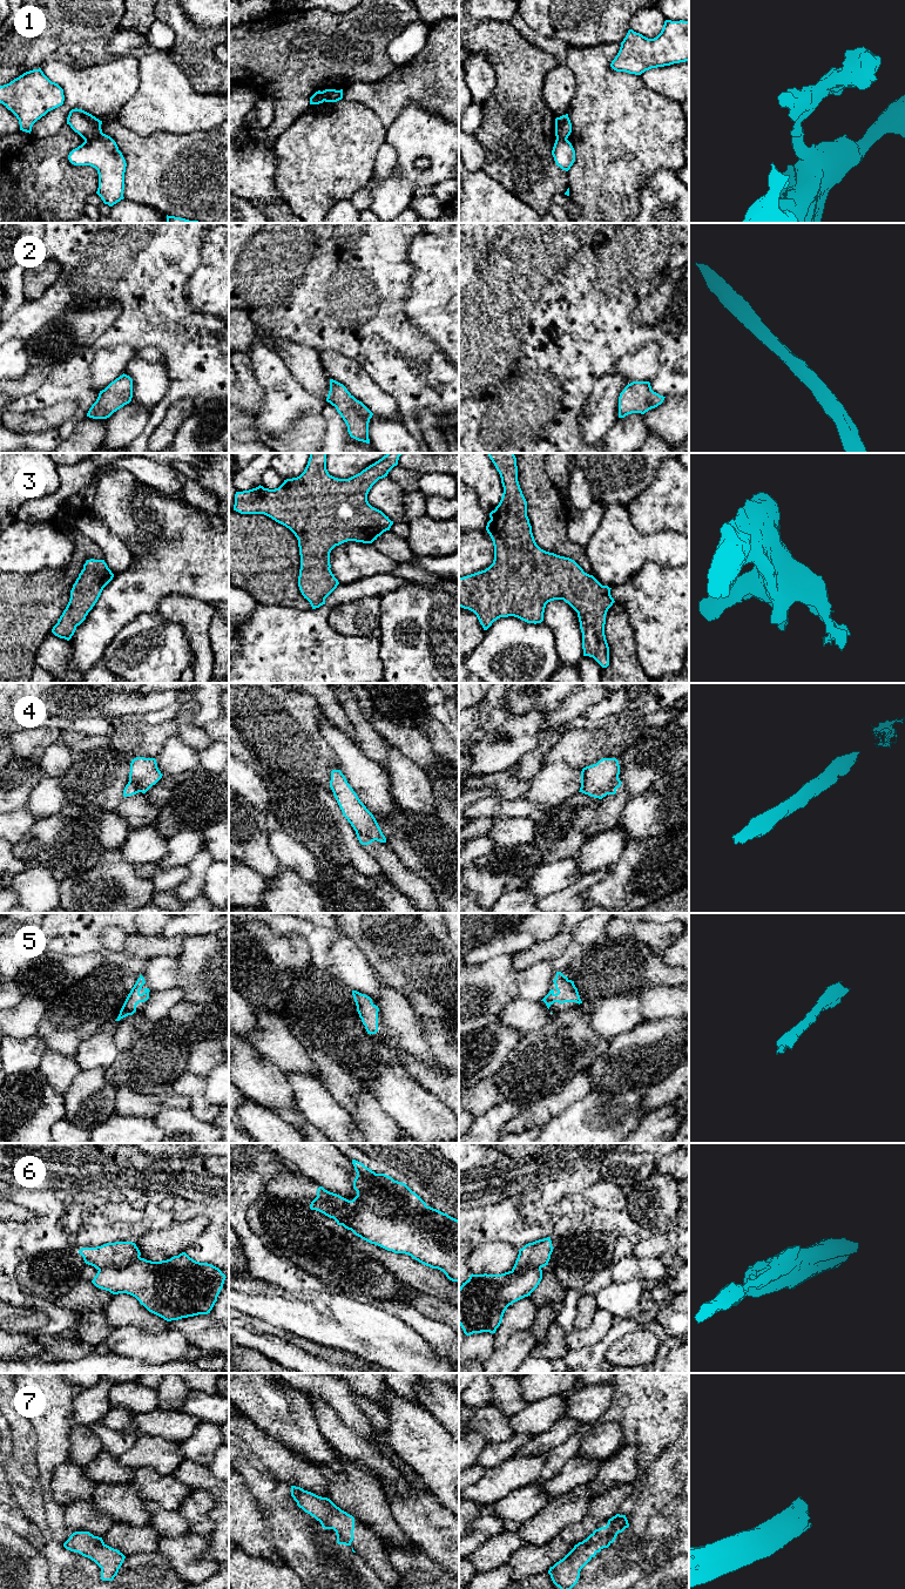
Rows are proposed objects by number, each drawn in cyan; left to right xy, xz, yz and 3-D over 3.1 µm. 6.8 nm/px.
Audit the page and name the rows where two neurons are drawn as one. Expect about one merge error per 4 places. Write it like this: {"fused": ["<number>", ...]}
{"fused": ["1", "6"]}

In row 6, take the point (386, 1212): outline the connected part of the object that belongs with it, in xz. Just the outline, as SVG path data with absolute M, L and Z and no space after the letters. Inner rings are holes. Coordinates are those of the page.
M352 1159L352 1164L357 1172L353 1181L357 1196L351 1201L353 1211L350 1216L336 1211L333 1217L342 1221L349 1230L362 1239L394 1253L408 1255L426 1266L443 1271L450 1280L459 1282L459 1221L427 1206L420 1196L405 1183L394 1181L385 1174L376 1174L356 1159Z

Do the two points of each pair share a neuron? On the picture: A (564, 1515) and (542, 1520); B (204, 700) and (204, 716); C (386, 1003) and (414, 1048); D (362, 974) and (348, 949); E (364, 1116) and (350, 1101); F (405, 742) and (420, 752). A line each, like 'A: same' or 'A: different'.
A: same
B: same
C: same
D: same
E: different
F: same

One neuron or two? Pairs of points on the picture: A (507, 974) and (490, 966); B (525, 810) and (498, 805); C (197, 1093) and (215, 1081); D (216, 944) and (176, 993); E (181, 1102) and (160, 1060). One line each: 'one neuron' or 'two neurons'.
A: one neuron
B: one neuron
C: two neurons
D: two neurons
E: two neurons

